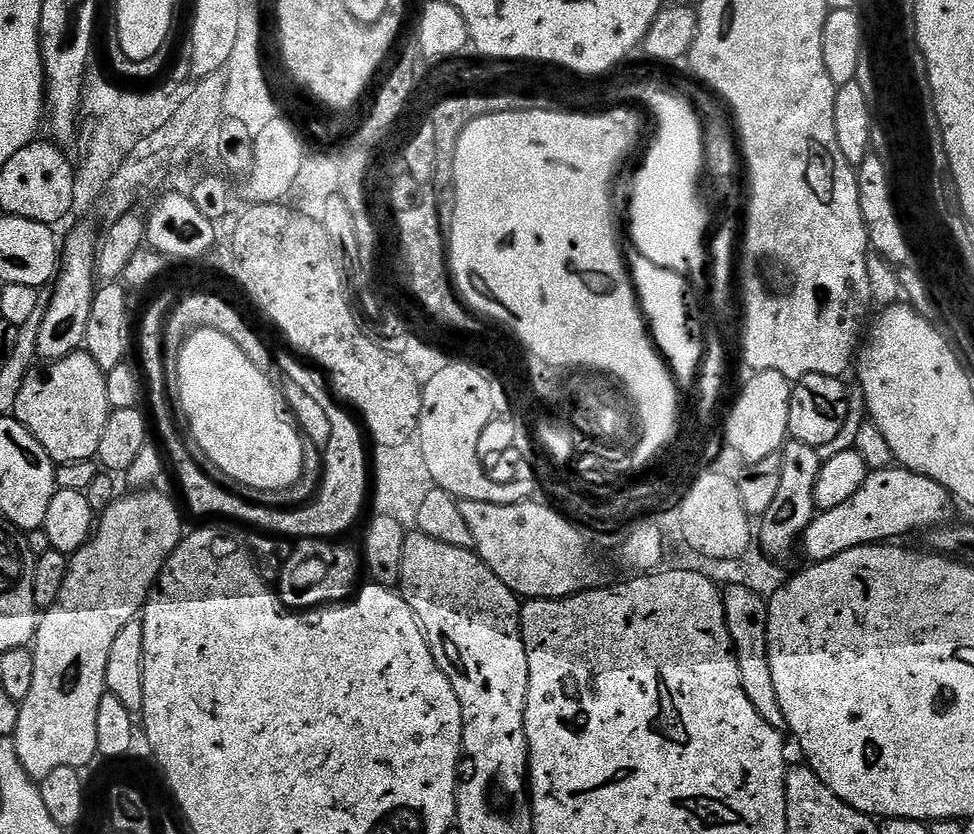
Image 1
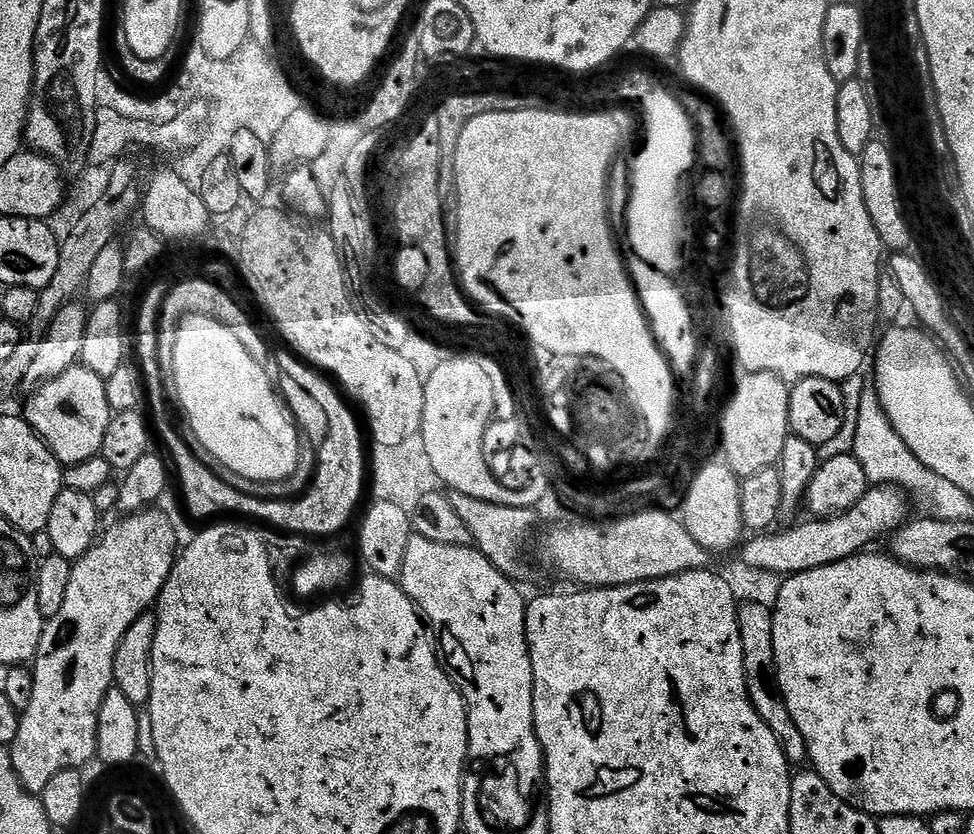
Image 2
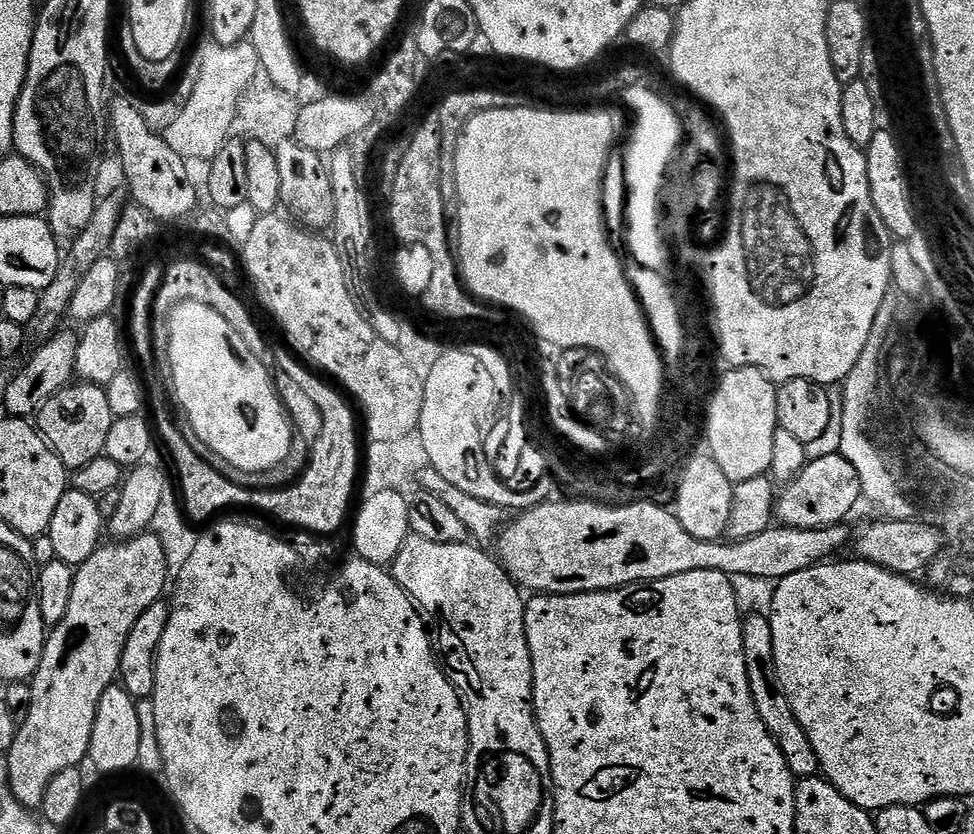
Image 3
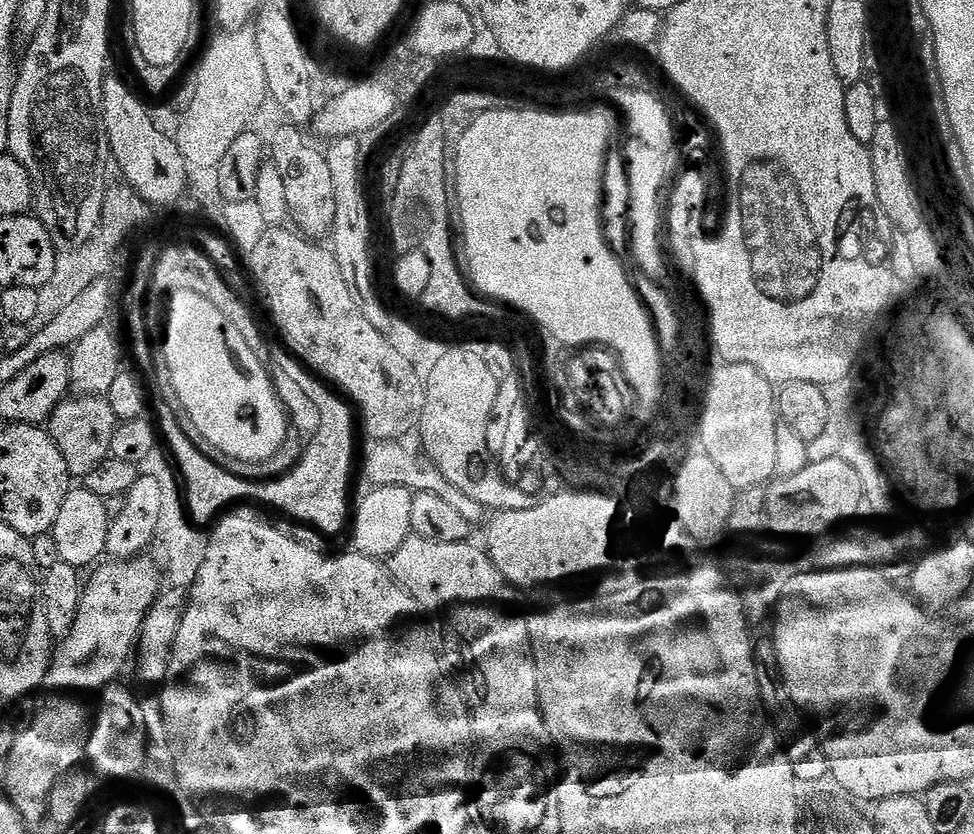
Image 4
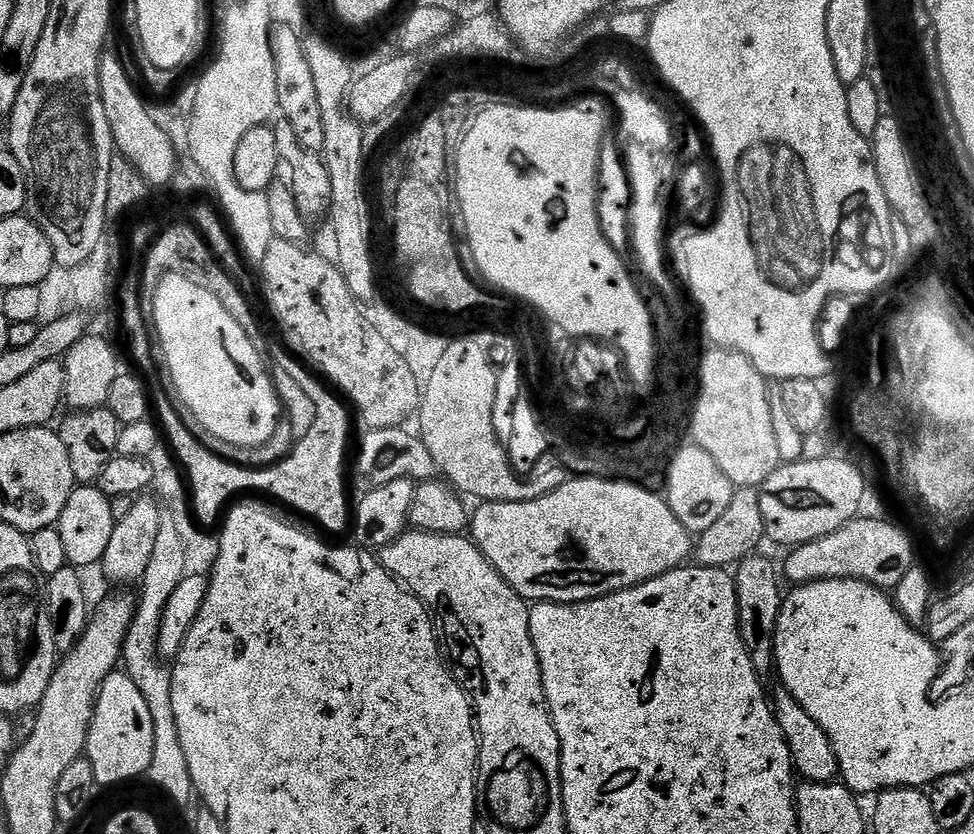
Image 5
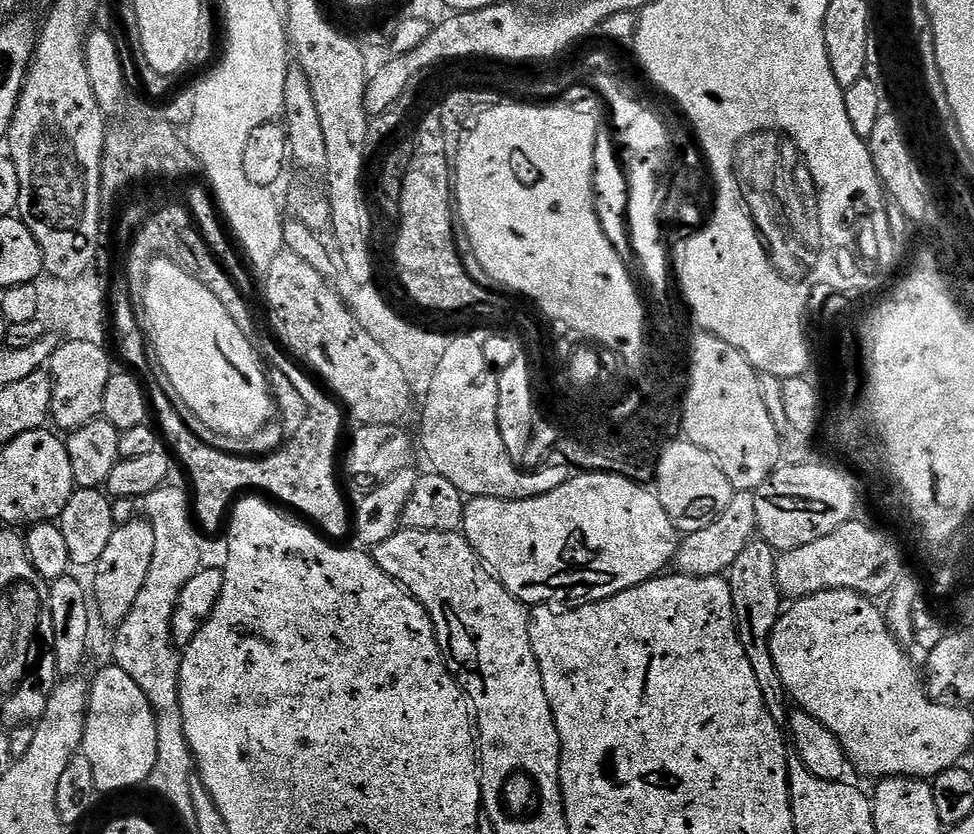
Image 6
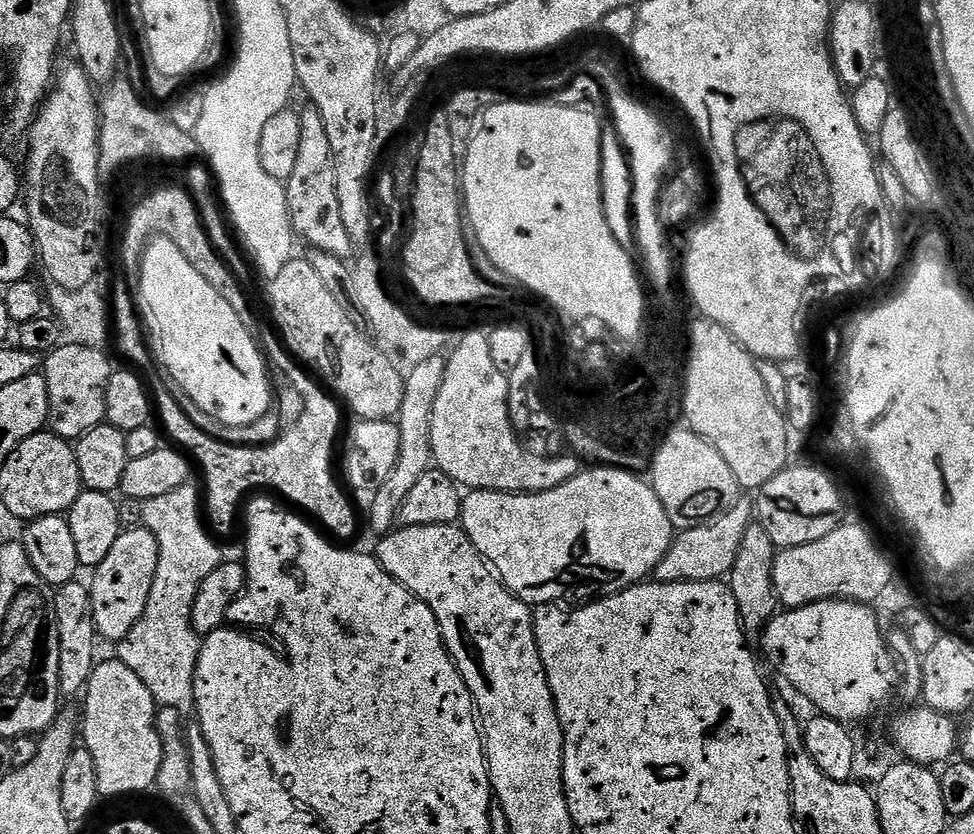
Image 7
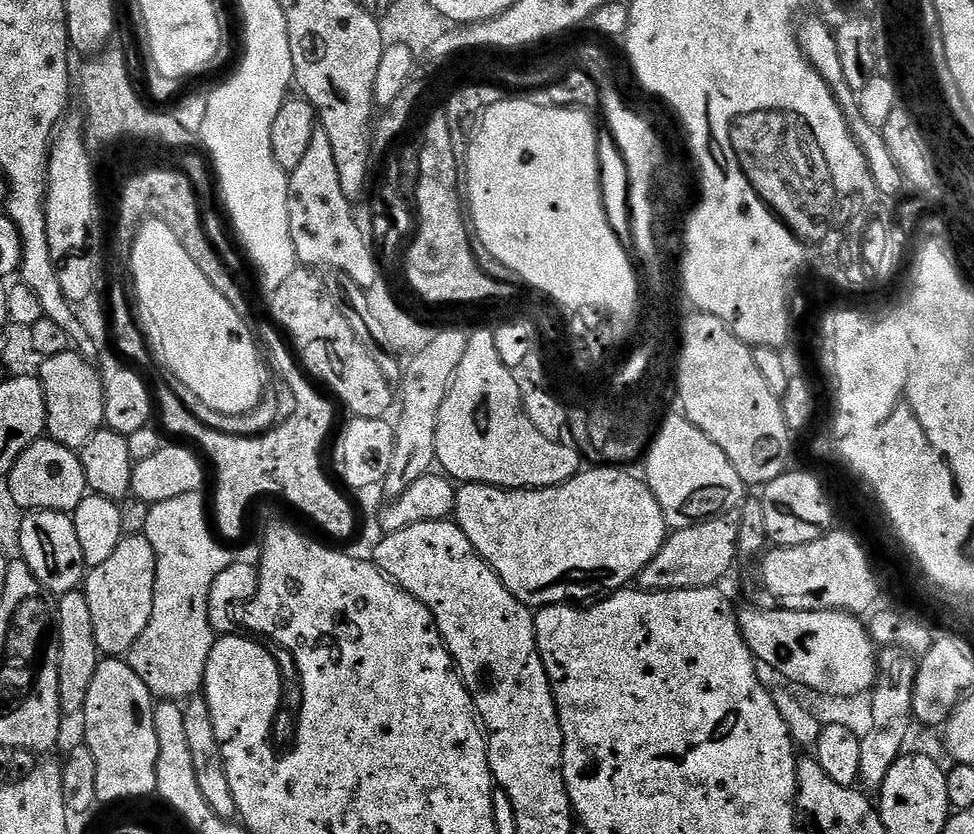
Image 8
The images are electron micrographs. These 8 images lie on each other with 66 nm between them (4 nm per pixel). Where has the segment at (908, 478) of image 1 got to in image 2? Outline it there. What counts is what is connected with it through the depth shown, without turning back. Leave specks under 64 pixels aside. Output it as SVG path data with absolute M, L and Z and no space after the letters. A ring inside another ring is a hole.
M872 486L868 493L858 503L850 506L850 510L840 512L836 516L823 518L808 518L805 524L796 524L785 532L768 530L763 534L753 535L753 540L745 539L738 552L738 559L746 566L755 566L758 570L770 570L780 573L787 578L793 572L805 572L806 570L818 570L818 566L830 566L834 562L842 562L846 558L855 556L867 549L871 540L879 536L887 537L889 534L908 523L910 519L910 500L903 488L897 486Z

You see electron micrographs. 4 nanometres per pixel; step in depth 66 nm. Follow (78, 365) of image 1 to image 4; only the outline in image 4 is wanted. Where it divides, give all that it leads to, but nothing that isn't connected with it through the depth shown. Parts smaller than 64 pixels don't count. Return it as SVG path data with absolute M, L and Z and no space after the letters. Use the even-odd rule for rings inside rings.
M76 394L63 400L52 411L46 421L46 431L58 446L58 450L62 450L69 473L73 477L82 478L90 474L94 466L98 466L112 455L117 423L114 410L108 405L107 399Z

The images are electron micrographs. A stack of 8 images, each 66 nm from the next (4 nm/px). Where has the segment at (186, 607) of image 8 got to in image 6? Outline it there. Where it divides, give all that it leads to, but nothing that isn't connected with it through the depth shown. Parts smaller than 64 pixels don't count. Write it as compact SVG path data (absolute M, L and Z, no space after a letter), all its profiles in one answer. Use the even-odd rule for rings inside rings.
M172 487L159 488L142 498L143 515L150 521L154 530L154 562L150 562L146 586L142 586L130 614L126 614L124 621L115 629L116 641L112 644L112 656L116 659L113 660L115 667L126 670L126 674L130 674L134 682L138 682L142 694L146 694L156 714L158 762L149 776L158 786L169 786L172 782L176 803L180 804L181 812L191 817L186 775L194 769L194 757L186 738L184 718L180 713L182 656L172 639L172 619L176 614L182 590L186 590L190 578L194 578L194 574L201 570L201 533L194 523L189 493L185 489L184 493L182 489Z

